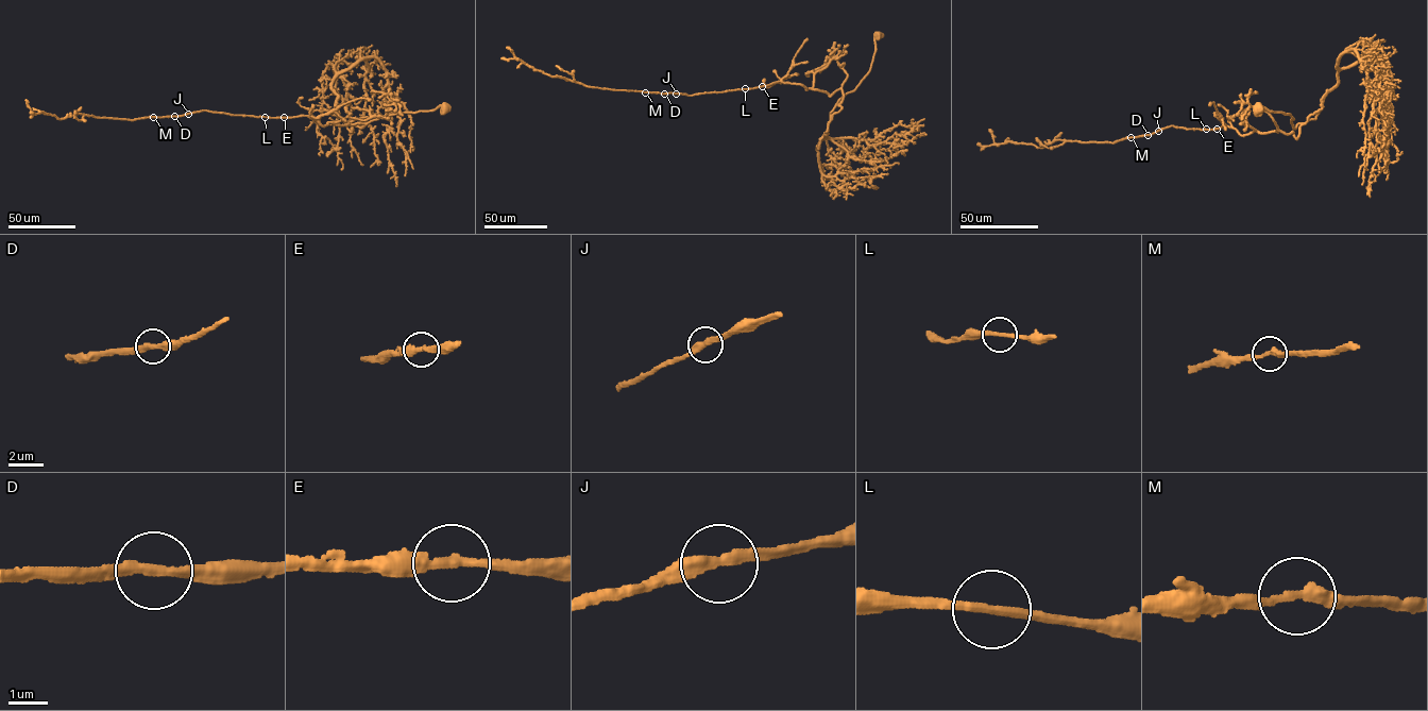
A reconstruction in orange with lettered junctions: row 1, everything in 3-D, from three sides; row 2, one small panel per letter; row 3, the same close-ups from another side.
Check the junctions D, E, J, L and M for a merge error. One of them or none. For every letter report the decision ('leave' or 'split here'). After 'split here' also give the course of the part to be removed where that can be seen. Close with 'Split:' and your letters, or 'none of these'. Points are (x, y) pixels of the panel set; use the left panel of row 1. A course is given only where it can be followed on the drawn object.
D: leave
E: leave
J: leave
L: leave
M: leave
Split: none of these

